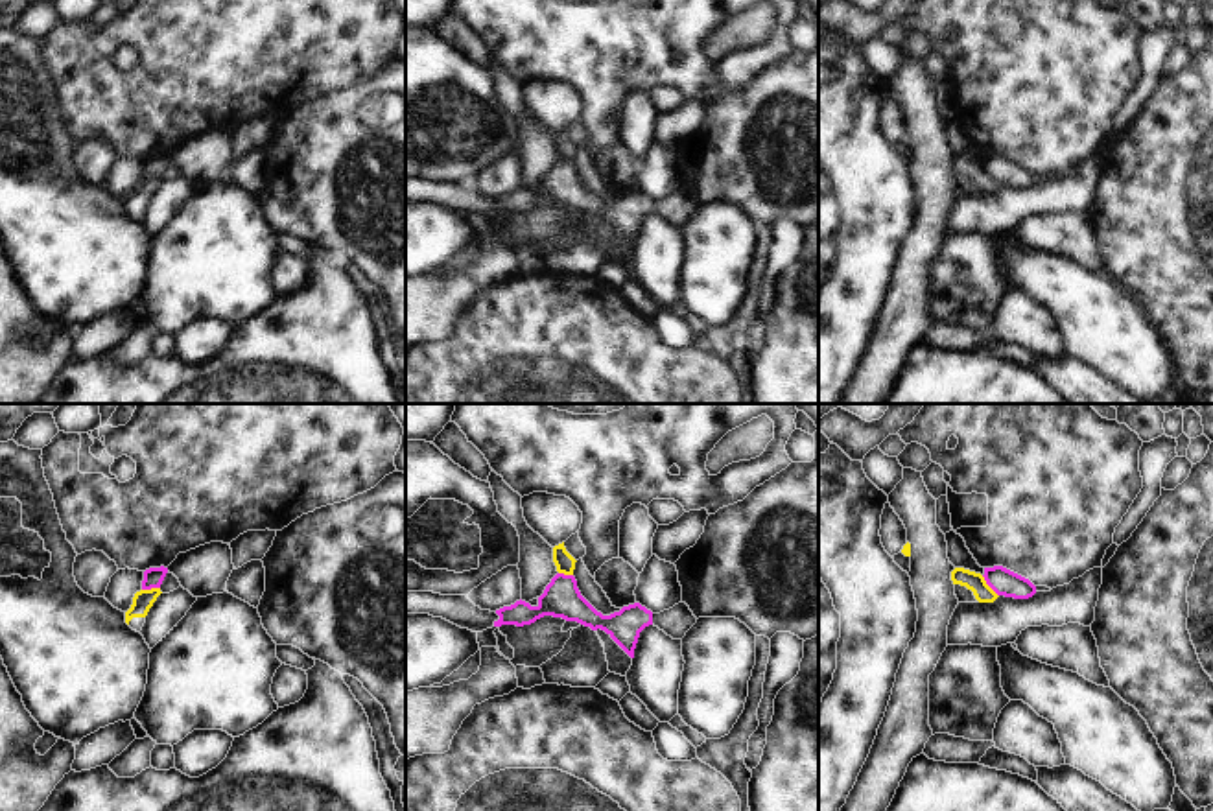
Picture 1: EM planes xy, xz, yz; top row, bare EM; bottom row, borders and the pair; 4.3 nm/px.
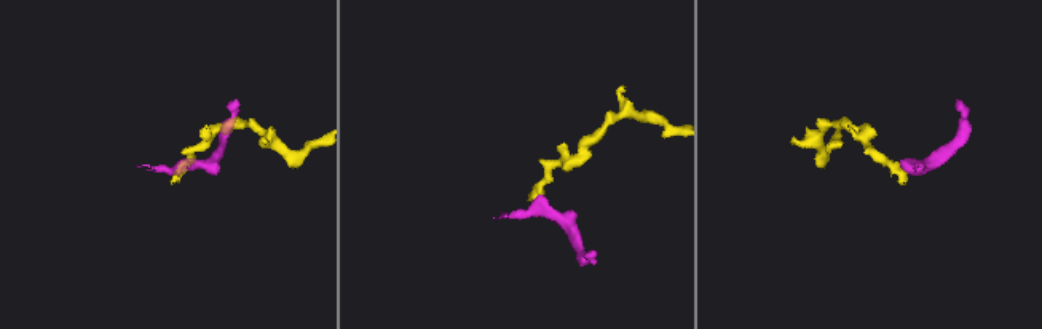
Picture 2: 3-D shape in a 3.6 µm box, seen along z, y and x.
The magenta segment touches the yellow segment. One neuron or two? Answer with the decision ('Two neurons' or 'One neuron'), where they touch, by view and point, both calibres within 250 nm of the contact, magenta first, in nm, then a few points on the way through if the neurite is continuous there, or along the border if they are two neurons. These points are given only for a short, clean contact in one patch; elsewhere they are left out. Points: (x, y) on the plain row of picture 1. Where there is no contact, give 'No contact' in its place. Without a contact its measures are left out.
Two neurons. Touches magenta at yz (989, 172). Thickness 120 nm (magenta) against 80 nm. Boundary: yz (981, 163), (998, 183).

